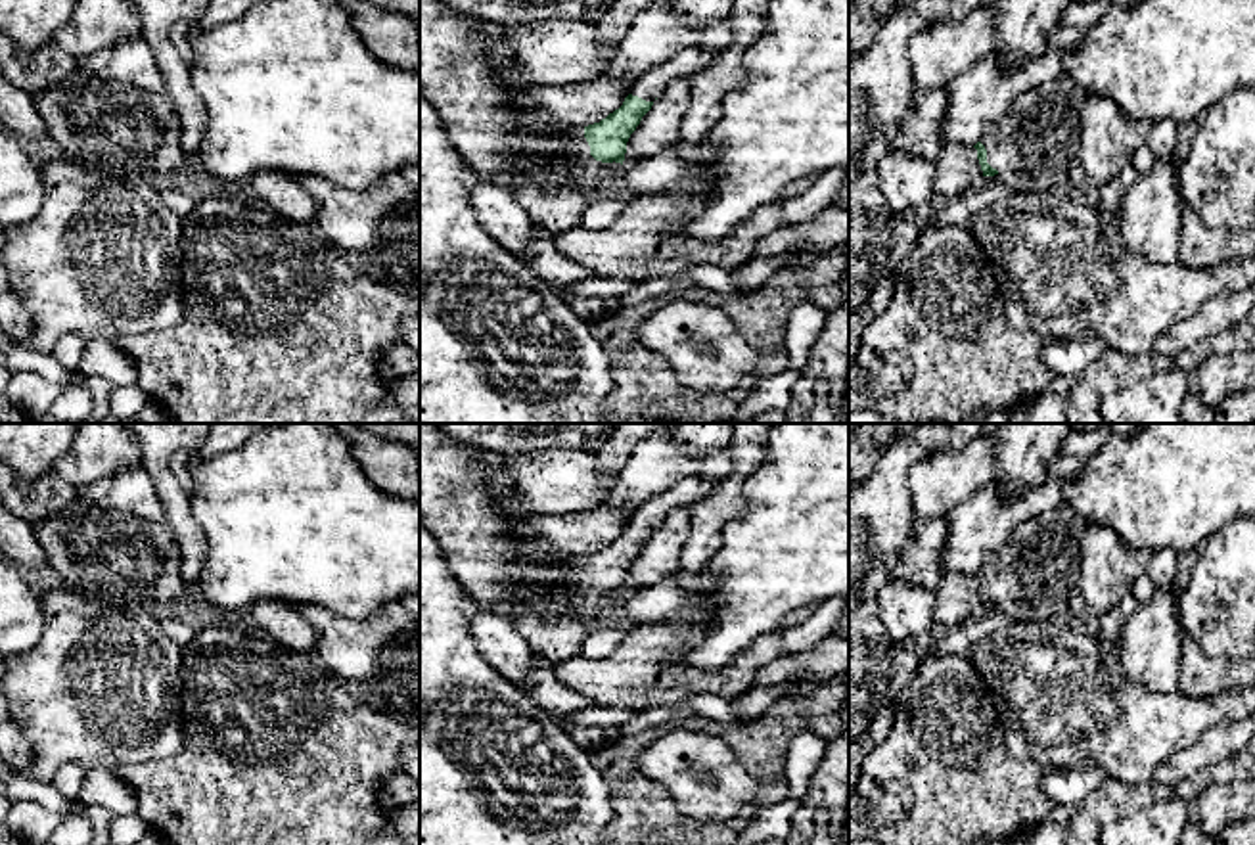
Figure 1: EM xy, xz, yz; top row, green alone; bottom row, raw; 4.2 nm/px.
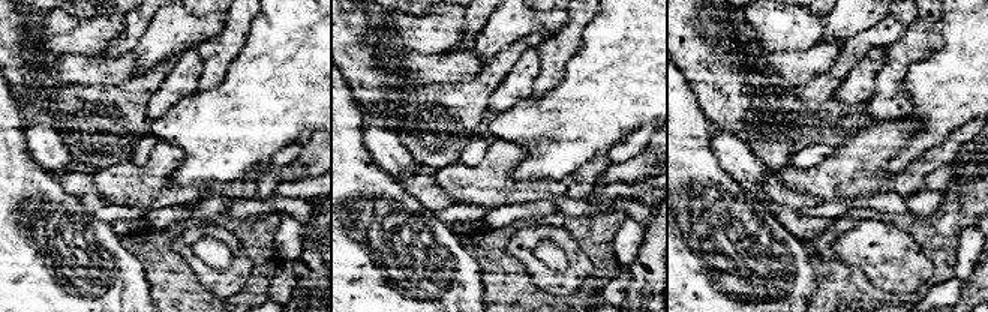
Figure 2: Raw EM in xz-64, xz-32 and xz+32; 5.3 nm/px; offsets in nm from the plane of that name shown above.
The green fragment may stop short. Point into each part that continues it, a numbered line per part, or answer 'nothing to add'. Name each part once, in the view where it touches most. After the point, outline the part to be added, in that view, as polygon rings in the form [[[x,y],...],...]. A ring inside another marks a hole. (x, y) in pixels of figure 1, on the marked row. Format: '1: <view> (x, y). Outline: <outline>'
1: xz (692, 60). Outline: [[[690,46],[682,50],[678,56],[674,56],[673,59],[653,67],[651,71],[636,79],[630,84],[628,94],[638,96],[646,102],[655,102],[655,98],[661,96],[673,80],[680,77],[688,79],[713,65],[717,54],[719,52],[711,48]]]
2: xz (556, 188). Outline: [[[567,125],[554,136],[554,153],[521,153],[506,186],[544,236],[581,226],[584,211],[619,188],[621,163],[590,155],[584,126]]]

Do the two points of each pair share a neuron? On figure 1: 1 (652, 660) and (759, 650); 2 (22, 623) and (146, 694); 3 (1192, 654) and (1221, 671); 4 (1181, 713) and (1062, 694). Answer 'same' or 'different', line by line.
1: same
2: different
3: same
4: same

